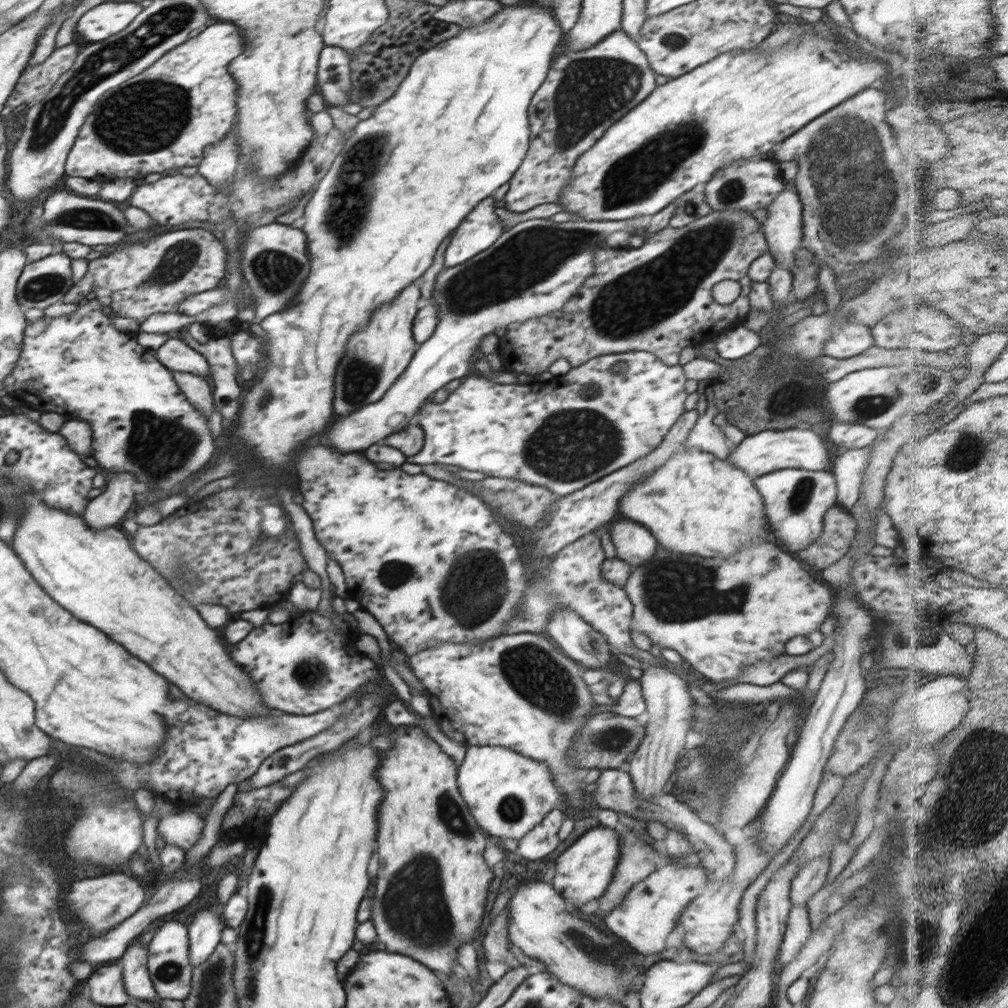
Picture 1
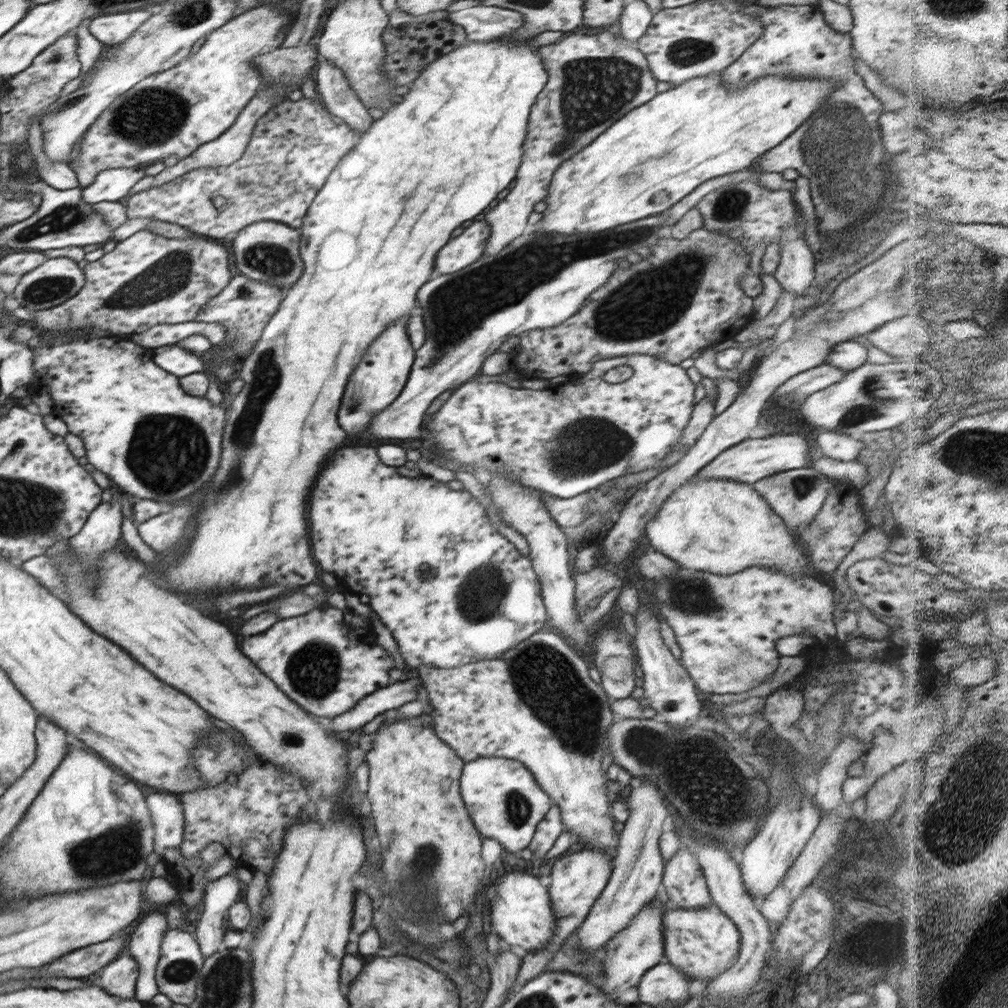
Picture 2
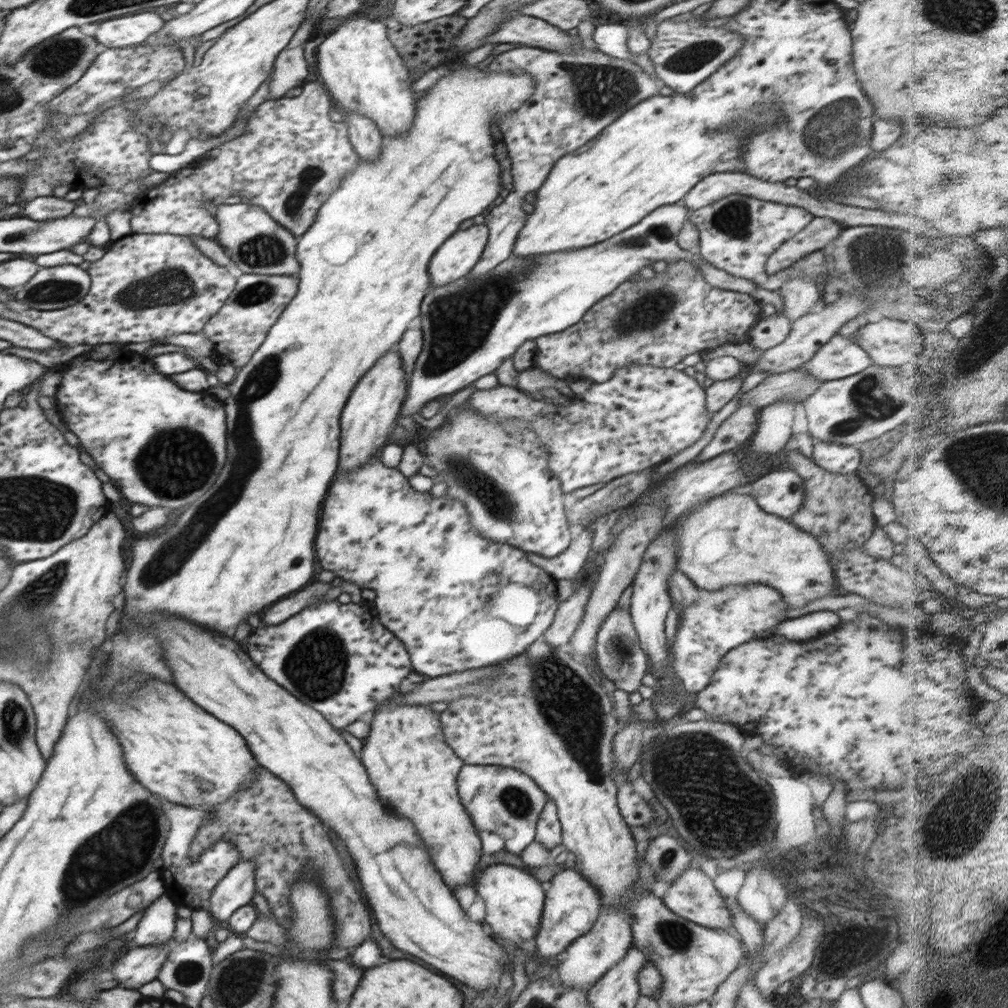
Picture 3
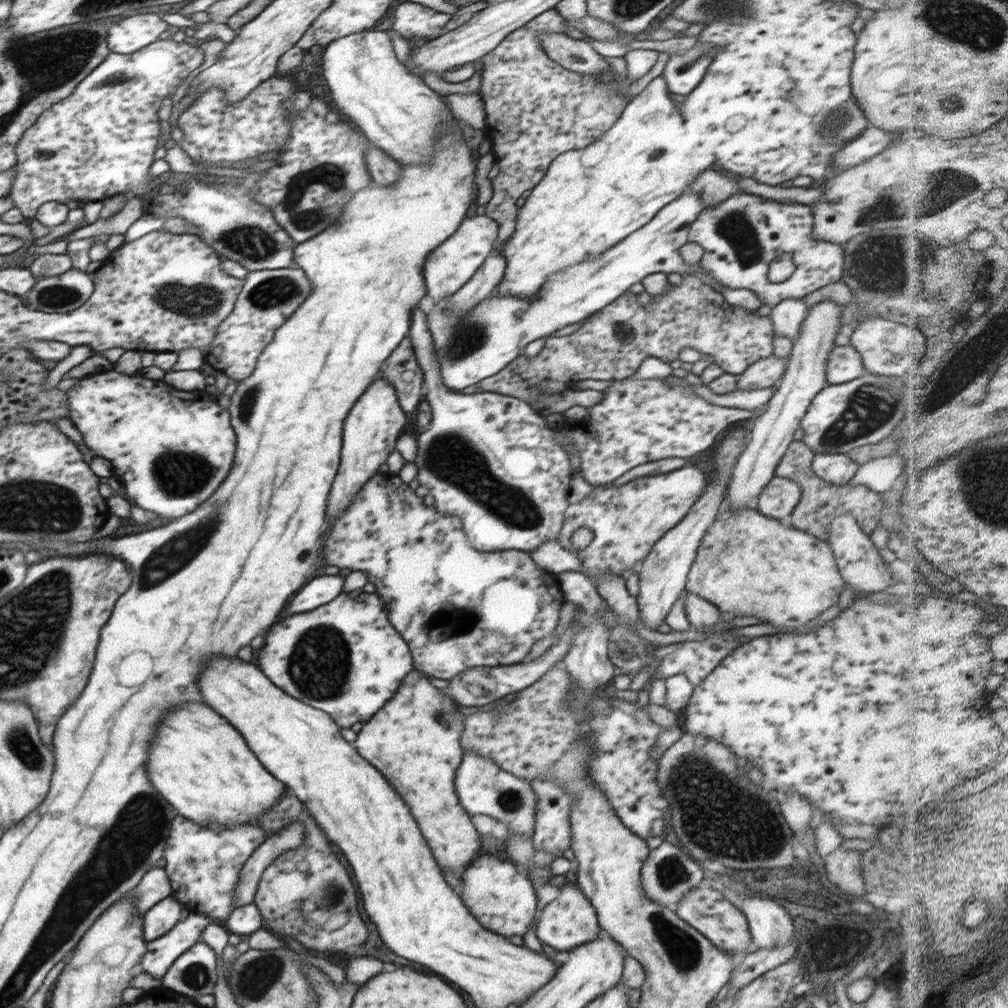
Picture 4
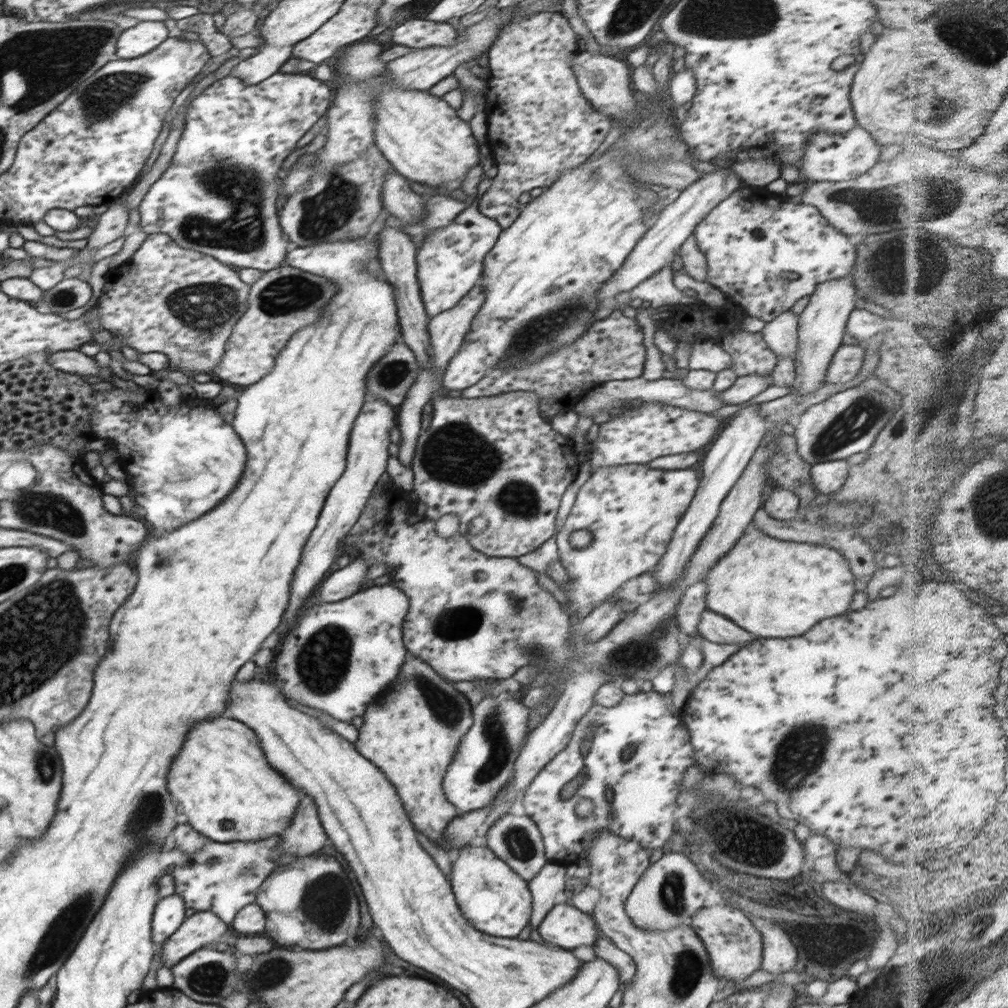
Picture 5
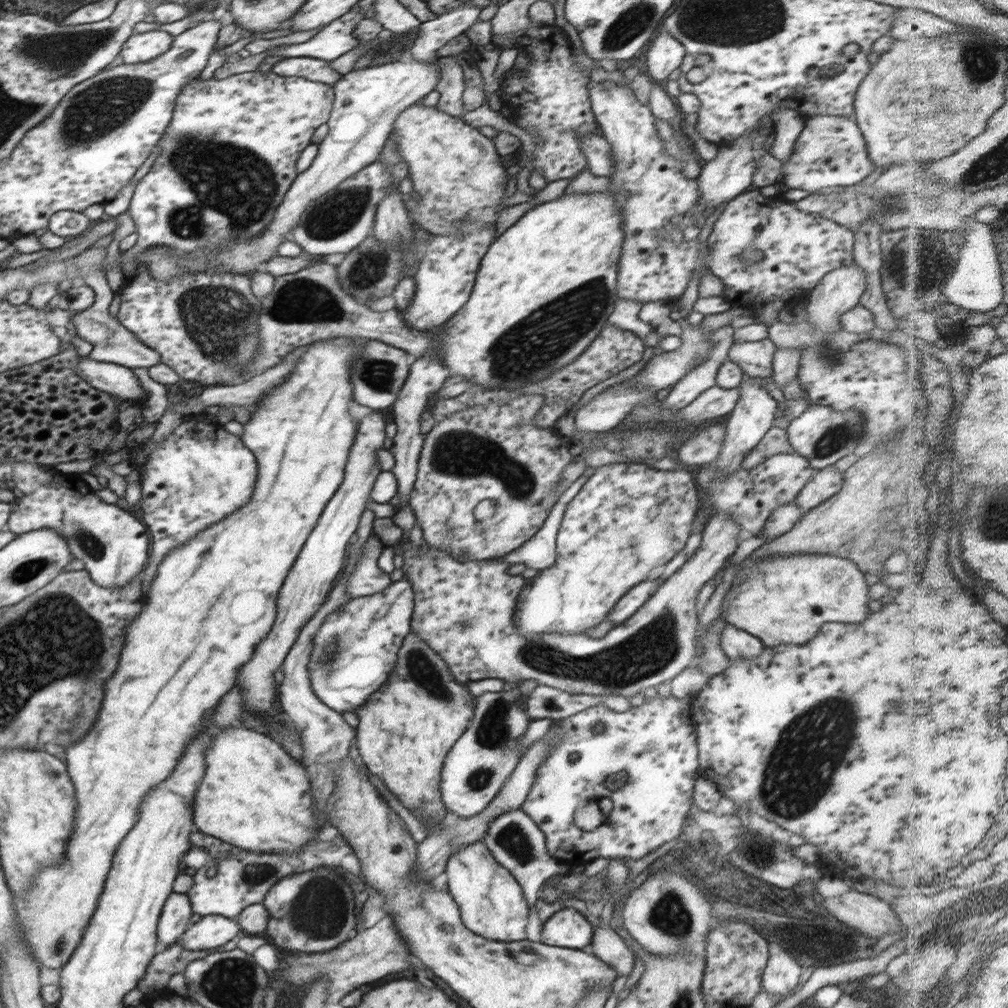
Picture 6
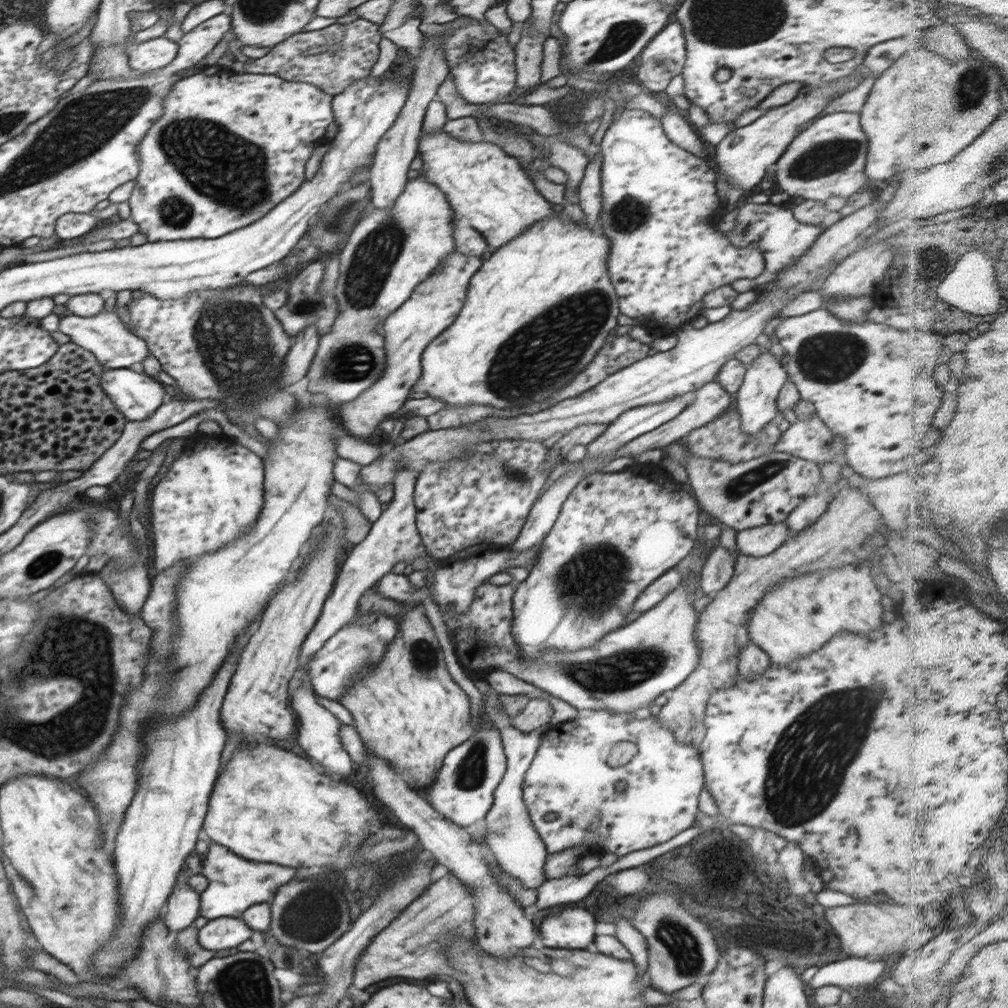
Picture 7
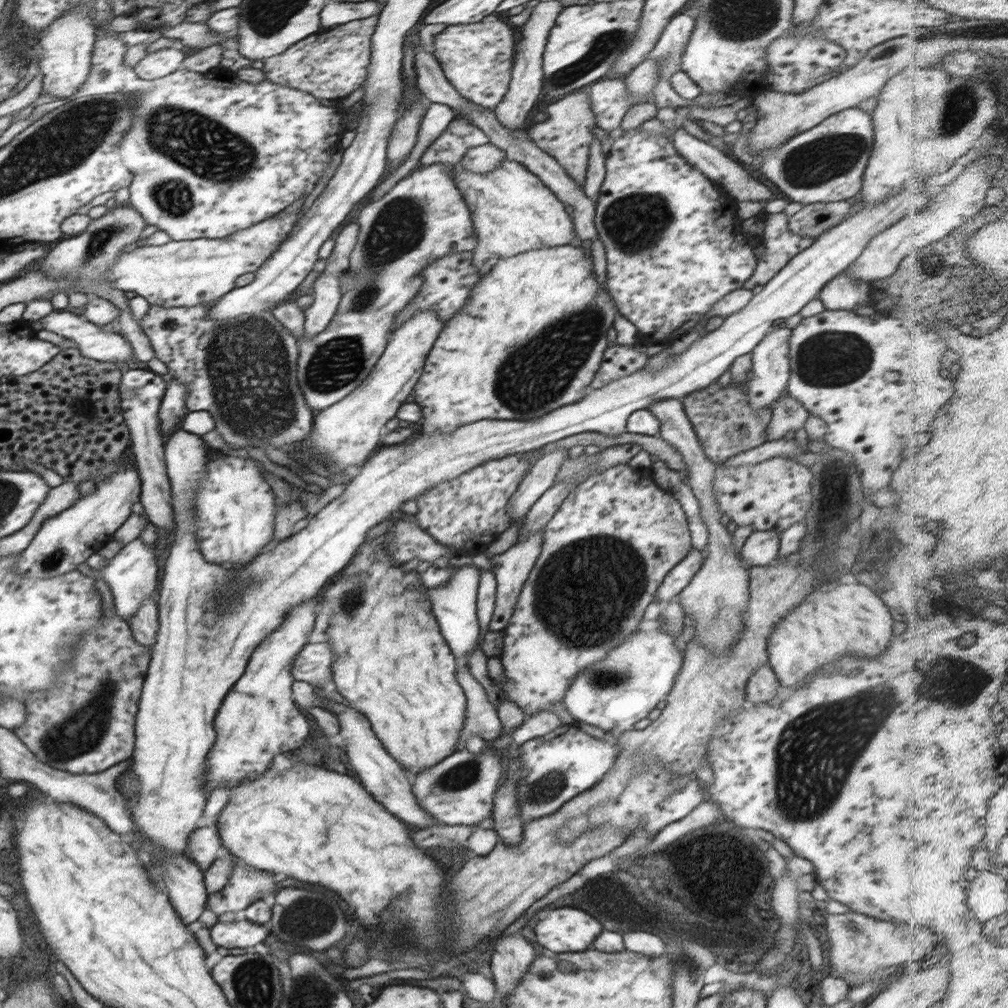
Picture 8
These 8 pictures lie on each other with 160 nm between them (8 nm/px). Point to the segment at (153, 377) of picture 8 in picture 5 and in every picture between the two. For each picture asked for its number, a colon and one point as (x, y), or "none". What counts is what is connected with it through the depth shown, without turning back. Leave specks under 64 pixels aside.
5: (75, 362)
6: (116, 380)
7: (136, 396)

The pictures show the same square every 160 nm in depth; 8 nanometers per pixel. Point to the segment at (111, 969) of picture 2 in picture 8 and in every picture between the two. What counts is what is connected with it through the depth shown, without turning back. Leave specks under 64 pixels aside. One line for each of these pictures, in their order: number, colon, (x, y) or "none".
3: (138, 966)
4: (161, 953)
5: (202, 929)
6: (211, 931)
7: (222, 933)
8: (239, 934)

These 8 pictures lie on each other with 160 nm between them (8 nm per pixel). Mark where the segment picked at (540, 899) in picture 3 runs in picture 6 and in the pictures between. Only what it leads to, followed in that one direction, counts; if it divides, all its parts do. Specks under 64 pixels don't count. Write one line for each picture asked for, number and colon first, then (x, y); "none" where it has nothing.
4: (500, 895)
5: (494, 899)
6: (492, 903)

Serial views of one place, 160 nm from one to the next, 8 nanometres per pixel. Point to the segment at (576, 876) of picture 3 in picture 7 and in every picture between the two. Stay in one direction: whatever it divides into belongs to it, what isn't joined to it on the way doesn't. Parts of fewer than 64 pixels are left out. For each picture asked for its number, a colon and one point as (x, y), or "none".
4: (570, 920)
5: (566, 926)
6: (567, 928)
7: (572, 929)

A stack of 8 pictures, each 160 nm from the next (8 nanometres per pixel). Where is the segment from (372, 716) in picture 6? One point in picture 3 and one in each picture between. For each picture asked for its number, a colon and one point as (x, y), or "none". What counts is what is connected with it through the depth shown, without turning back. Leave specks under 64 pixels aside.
3: (415, 771)
4: (414, 740)
5: (411, 734)

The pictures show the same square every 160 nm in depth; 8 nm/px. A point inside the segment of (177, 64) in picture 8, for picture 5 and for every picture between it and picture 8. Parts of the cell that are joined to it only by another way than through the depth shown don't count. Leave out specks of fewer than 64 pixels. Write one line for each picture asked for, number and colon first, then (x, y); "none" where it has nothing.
5: (142, 38)
6: (139, 47)
7: (152, 55)

